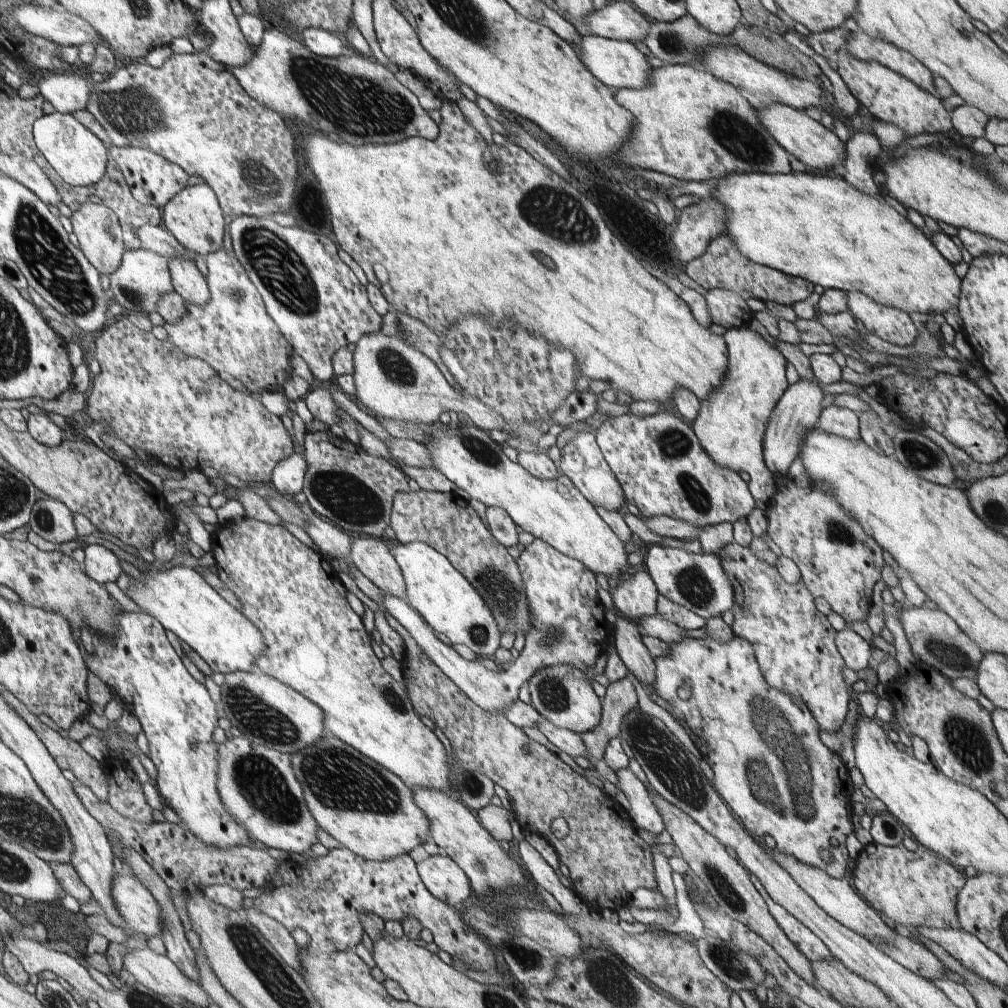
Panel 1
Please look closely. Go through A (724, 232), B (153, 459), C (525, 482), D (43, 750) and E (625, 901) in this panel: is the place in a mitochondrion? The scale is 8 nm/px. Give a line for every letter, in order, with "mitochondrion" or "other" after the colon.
A: other
B: other
C: other
D: other
E: other

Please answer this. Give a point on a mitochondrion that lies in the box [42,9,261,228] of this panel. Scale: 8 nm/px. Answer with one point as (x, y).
(135, 111)

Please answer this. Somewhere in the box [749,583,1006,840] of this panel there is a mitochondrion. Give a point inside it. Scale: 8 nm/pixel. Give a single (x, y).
(965, 739)

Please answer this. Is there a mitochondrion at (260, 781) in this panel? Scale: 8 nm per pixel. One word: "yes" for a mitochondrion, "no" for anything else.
yes

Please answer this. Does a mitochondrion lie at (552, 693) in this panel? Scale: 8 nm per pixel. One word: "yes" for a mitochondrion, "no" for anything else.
yes

